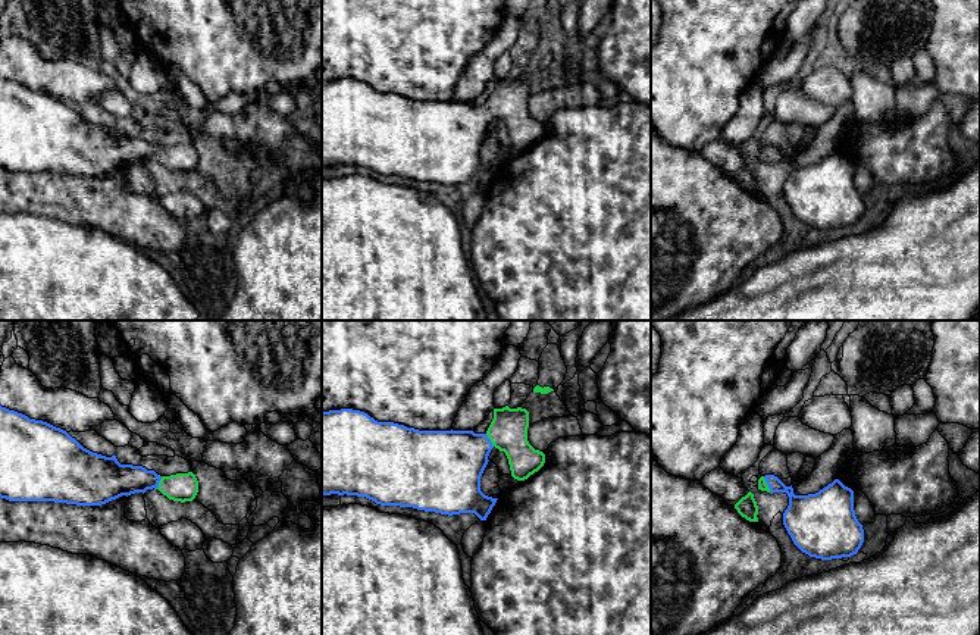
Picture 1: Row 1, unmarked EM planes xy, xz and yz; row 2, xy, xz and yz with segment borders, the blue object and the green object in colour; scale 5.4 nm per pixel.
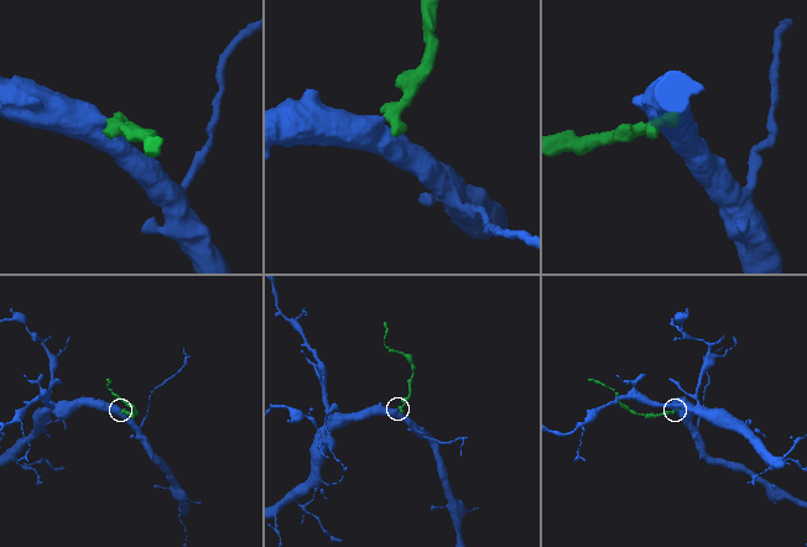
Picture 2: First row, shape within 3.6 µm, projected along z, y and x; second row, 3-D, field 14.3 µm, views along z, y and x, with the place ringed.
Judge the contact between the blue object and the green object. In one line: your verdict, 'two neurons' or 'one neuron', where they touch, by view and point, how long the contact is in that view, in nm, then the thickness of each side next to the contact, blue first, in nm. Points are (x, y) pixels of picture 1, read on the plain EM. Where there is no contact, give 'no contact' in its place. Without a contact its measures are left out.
one neuron; contact xy (159, 152); length 80 nm; calibres 190 and 160 nm

